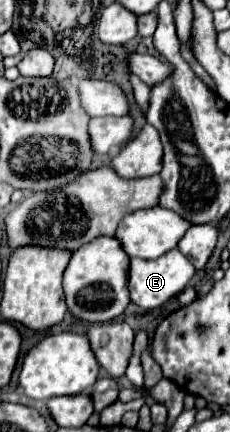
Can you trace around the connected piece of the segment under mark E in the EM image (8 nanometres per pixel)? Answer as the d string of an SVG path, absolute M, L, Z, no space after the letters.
M178 248L166 252L162 258L156 258L156 260L132 258L130 260L130 300L146 310L160 308L186 288L194 272L196 272L194 266L186 260L186 256Z

